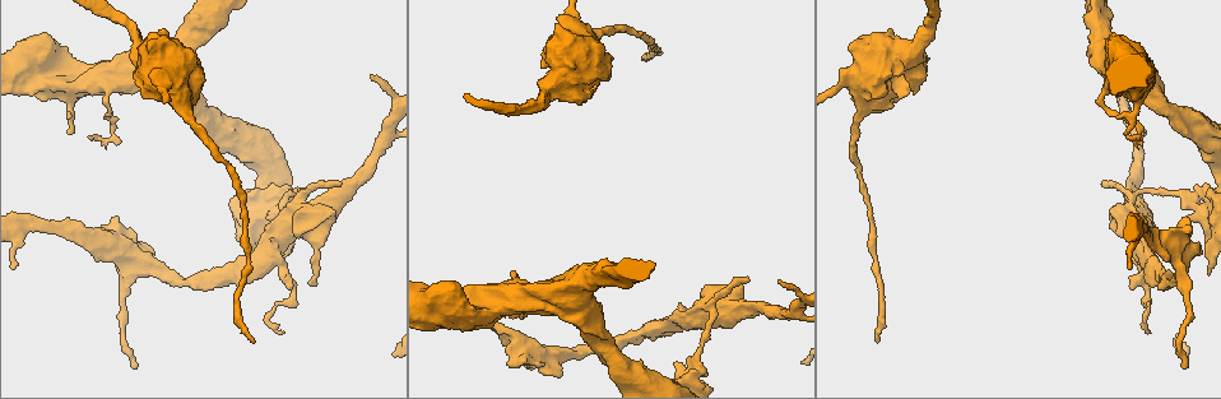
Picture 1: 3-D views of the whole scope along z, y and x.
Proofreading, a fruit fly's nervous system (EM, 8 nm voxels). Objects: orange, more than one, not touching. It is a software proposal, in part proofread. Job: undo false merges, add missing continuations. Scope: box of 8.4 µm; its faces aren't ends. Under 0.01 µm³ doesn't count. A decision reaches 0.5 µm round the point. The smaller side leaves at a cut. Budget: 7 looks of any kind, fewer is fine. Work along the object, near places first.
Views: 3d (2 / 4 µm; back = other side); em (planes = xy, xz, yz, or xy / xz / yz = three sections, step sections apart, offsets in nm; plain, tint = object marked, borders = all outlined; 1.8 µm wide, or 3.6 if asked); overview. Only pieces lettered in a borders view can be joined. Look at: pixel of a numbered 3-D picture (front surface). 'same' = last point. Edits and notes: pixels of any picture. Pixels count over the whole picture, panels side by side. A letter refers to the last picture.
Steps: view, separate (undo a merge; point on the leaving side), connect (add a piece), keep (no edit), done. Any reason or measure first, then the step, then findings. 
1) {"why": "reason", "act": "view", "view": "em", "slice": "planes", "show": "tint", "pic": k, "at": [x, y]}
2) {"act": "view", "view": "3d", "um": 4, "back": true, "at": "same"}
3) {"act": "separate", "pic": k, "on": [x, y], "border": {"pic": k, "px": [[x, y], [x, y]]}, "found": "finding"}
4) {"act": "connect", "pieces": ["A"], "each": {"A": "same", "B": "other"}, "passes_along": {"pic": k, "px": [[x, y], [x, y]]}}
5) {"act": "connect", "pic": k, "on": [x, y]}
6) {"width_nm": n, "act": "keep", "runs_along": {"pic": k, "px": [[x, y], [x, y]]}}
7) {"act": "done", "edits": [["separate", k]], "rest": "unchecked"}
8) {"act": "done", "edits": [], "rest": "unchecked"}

{"why": "calibre changes", "act": "view", "view": "em", "um": 3.6, "slice": "planes", "show": "borders", "pic": 1, "at": [282, 205]}

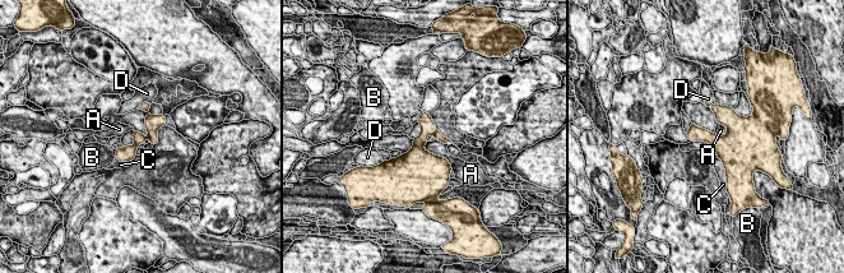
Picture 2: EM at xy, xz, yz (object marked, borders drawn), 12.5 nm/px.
{"longest_contact_nm": ["A", 500], "act": "keep", "each": {"A": "other", "B": "other", "C": "other", "D": "other"}, "found": "all the same neuron"}

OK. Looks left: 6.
{"why": "arms part here", "act": "view", "view": "3d", "um": 4, "pic": 1, "at": [148, 264]}

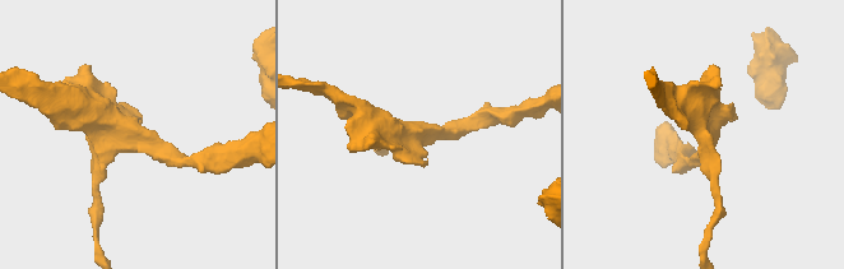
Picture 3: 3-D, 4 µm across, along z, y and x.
{"arms": 3, "why": "shape alone is not enough", "act": "view", "view": "em", "slice": "planes", "show": "tint", "pic": 3, "at": [416, 137]}

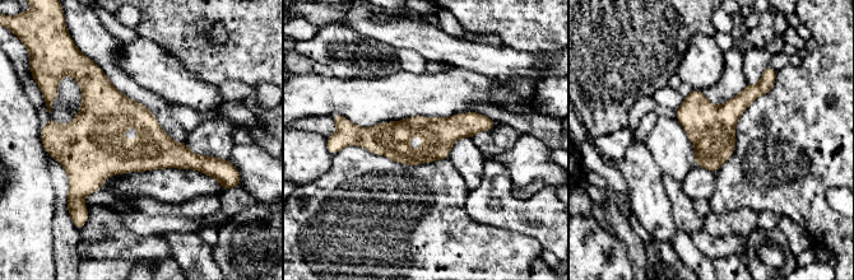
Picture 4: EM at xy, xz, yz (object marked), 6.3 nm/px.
{"why": "what lies round it", "act": "view", "view": "em", "slice": "planes", "show": "borders", "at": "same"}

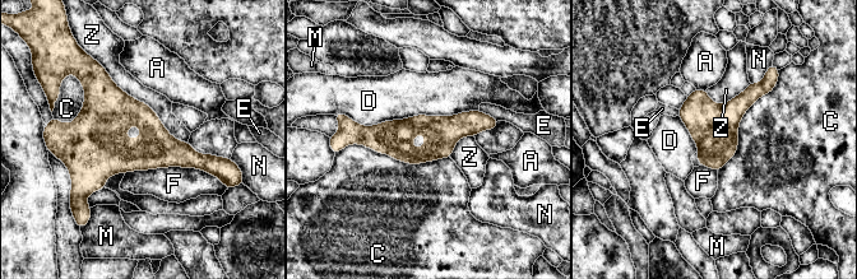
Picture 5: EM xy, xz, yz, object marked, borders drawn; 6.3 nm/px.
{"longest_contact_nm": ["D", 850], "act": "keep", "each": {"A": "other", "C": "other", "D": "other", "E": "other", "F": "other", "M": "other", "N": "other", "Z": "other"}, "runs_along": {"pic": 5, "px": [[494, 122], [352, 131]]}, "found": "continuous, no second neuron"}

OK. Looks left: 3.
{"why": "touches itself", "act": "view", "view": "3d", "um": 4, "pic": 1, "at": [591, 93]}

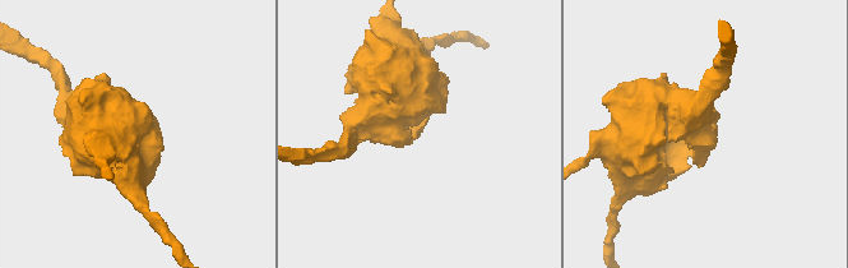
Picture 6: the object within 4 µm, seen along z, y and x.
{"act": "view", "view": "em", "um": 3.6, "slice": "xy", "step": 4, "show": "tint", "pic": 6, "at": [413, 130]}

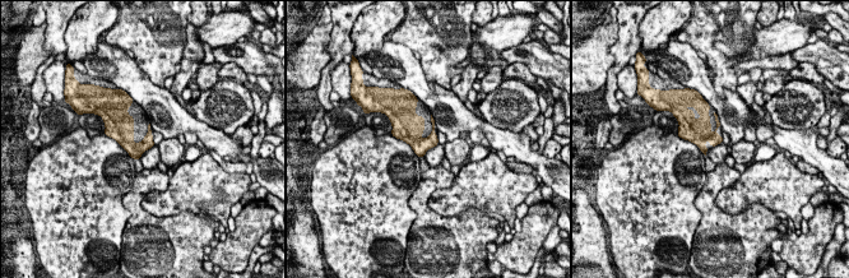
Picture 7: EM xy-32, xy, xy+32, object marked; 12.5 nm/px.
{"act": "view", "view": "em", "um": 3.6, "slice": "yz", "step": 4, "show": "borders", "at": "same"}

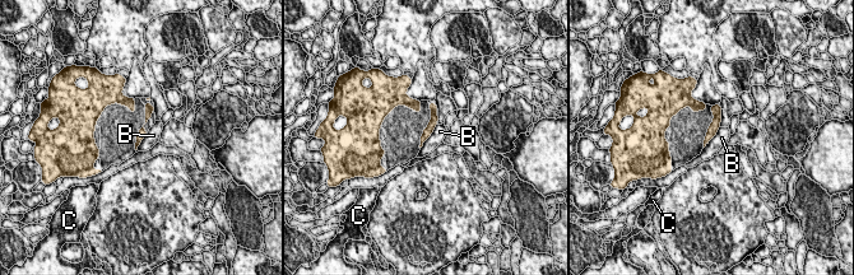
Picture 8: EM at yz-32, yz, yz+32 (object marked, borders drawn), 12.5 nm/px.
{"act": "keep", "each": {"B": "other", "C": "other"}, "found": "one neuron here"}

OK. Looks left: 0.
{"act": "done", "edits": [], "rest": "unchecked"}

